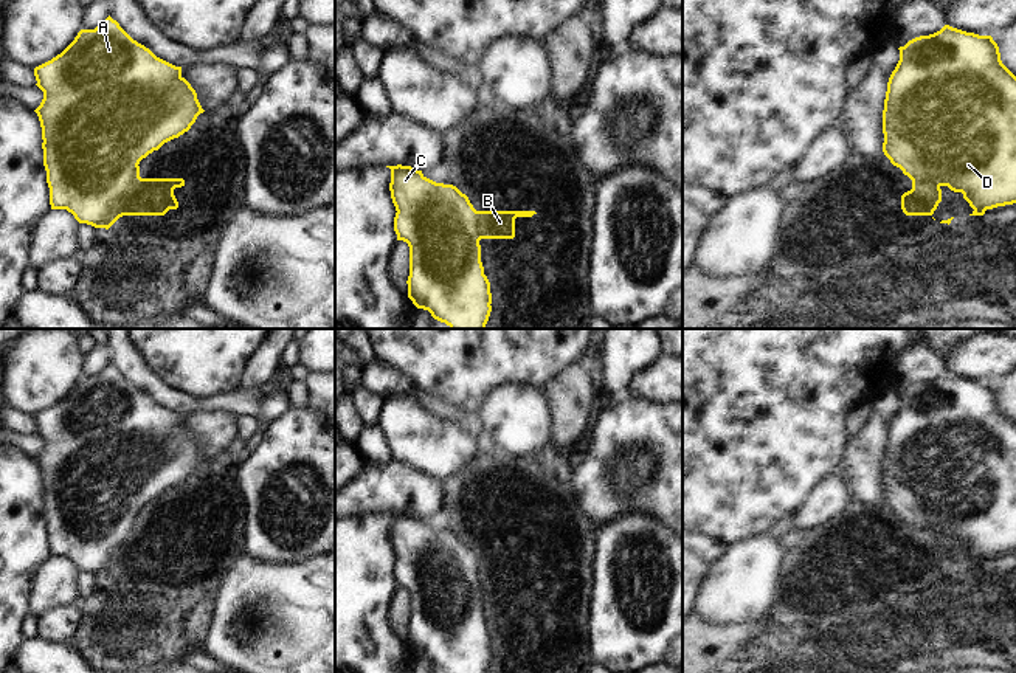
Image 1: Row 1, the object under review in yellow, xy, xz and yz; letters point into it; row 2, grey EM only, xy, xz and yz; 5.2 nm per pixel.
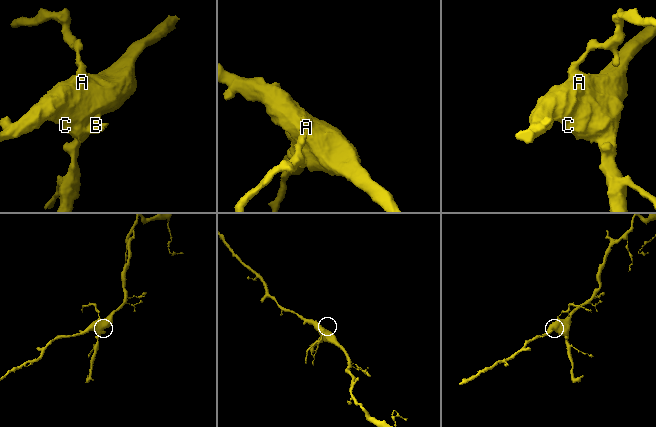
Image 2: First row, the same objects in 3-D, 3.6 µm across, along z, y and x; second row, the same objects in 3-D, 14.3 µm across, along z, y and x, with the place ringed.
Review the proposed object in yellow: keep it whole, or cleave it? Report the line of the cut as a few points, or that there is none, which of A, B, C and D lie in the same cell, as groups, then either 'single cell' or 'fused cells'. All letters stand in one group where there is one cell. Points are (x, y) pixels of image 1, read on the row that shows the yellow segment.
no cut | A B C D | single cell

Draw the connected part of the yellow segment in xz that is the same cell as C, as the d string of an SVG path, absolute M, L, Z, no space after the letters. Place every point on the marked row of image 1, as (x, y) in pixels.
M386 166L391 169L391 198L396 206L394 231L397 240L410 247L408 298L417 309L428 310L431 316L450 329L486 329L492 312L490 282L481 262L481 239L513 239L515 219L532 217L535 211L476 211L468 197L453 185L436 183L422 171L411 166Z

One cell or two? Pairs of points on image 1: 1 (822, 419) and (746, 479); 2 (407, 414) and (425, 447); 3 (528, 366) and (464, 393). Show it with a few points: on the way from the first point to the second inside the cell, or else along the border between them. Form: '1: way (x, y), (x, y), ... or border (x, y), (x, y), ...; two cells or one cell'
1: way (804, 422), (765, 461); one cell
2: way (407, 422), (421, 439); one cell
3: way (512, 366), (490, 366), (480, 377); one cell

